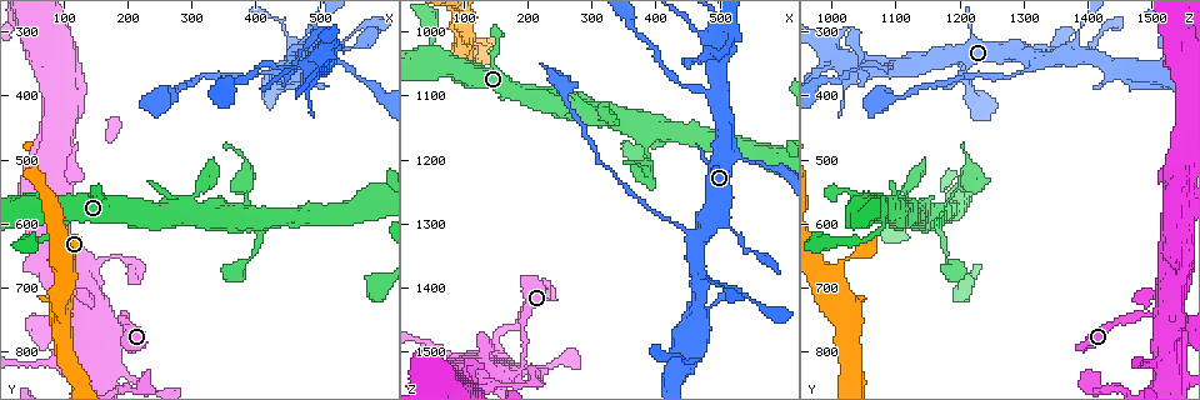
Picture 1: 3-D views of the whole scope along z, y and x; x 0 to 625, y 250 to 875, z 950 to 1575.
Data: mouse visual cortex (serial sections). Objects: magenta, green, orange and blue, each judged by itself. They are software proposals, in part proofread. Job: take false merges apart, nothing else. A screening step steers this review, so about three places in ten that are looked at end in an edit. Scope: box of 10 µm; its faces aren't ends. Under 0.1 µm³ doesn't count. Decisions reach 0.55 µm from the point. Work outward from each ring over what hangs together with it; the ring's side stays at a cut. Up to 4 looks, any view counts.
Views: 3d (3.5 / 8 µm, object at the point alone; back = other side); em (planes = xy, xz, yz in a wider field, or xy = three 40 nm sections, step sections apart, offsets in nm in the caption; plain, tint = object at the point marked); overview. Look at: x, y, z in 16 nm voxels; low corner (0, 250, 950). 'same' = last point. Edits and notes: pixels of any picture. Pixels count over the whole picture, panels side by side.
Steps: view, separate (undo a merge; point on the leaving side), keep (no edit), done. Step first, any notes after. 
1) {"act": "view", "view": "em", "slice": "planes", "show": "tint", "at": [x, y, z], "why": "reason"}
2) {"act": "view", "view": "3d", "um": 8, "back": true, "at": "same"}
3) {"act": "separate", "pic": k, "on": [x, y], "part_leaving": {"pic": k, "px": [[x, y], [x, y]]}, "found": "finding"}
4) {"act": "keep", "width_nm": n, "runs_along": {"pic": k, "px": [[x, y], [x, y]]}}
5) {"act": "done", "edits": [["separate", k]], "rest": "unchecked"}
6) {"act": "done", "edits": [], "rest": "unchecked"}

{"act": "view", "view": "3d", "um": 3.5, "at": [500, 360, 1100], "why": "thin arm on a thick one"}

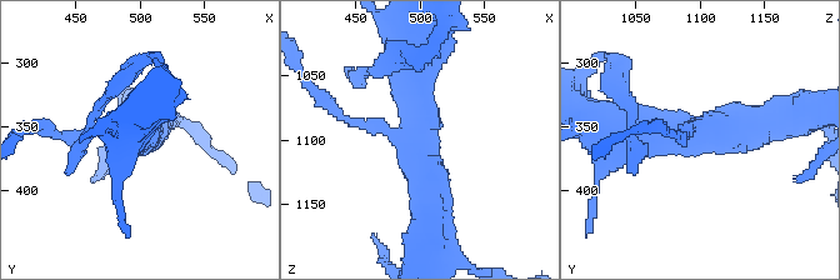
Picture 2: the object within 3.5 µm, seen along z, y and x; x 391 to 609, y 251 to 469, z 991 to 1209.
{"act": "view", "view": "em", "slice": "xy", "step": 2, "show": "tint", "at": [498, 356, 1096], "arms": 3, "arm_widths_nm": [150, 400, 500], "why": "now the EM"}

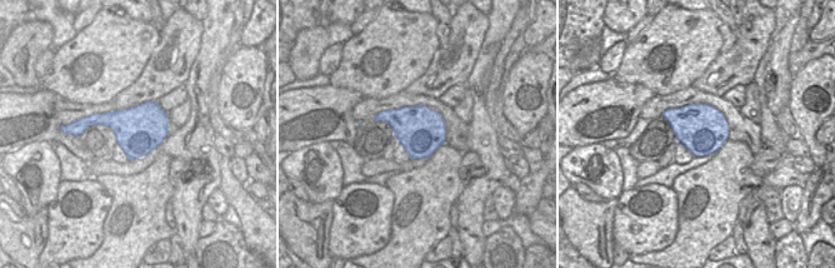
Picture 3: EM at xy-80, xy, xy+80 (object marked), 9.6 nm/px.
{"act": "keep", "width_nm": 460, "runs_along": {"pic": 2, "px": [[430, 211], [411, 51]]}, "found": "continuous, no second cell"}

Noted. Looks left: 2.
{"act": "view", "view": "3d", "um": 3.5, "at": [430, 365, 1295]}

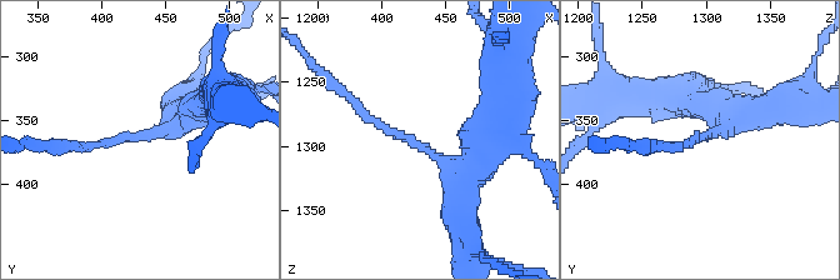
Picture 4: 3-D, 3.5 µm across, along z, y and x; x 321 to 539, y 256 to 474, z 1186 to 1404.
{"act": "view", "view": "em", "slice": "xy", "step": 1, "show": "tint", "at": [426, 364, 1300], "arm_widths_nm": [150, 300], "why": "shape alone is not enough"}

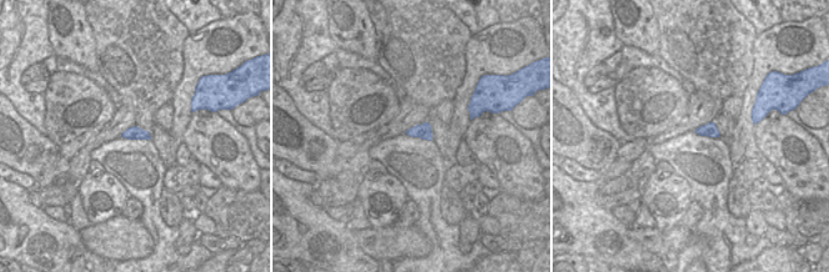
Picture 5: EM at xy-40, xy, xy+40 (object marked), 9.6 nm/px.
{"act": "separate", "pic": 4, "on": [365, 114], "width_nm": 150, "part_leaving": {"pic": 4, "px": [[401, 135], [381, 129], [313, 64]]}, "found": "two cells meet here"}

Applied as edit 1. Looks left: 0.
{"act": "done", "edits": [["separate", 4]], "rest": "unchecked"}

